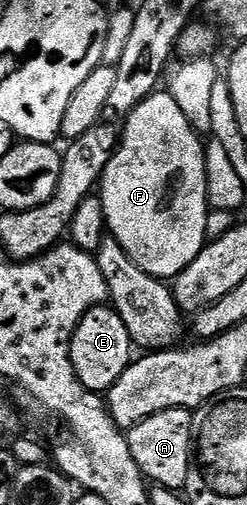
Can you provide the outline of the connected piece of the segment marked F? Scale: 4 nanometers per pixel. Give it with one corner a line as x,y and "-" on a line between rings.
161,89
152,95
148,95
138,107
129,115
129,119
125,122
125,131
121,134
121,144
117,147
117,152
111,157
111,161
107,165
107,169
103,173
99,184
99,194
103,201
105,209
105,226
108,234
112,238
117,239
127,254
141,266
147,273
151,273
156,279
162,281
172,281
183,273
183,269
187,269
187,265
191,265
191,261
195,261
195,257
199,257
199,253
204,249
209,231
209,215
211,216
211,208
209,206
209,194
207,193
207,165
205,164
207,152
201,144
202,136
193,127
192,121
184,115
183,109
175,101
175,97
168,90

